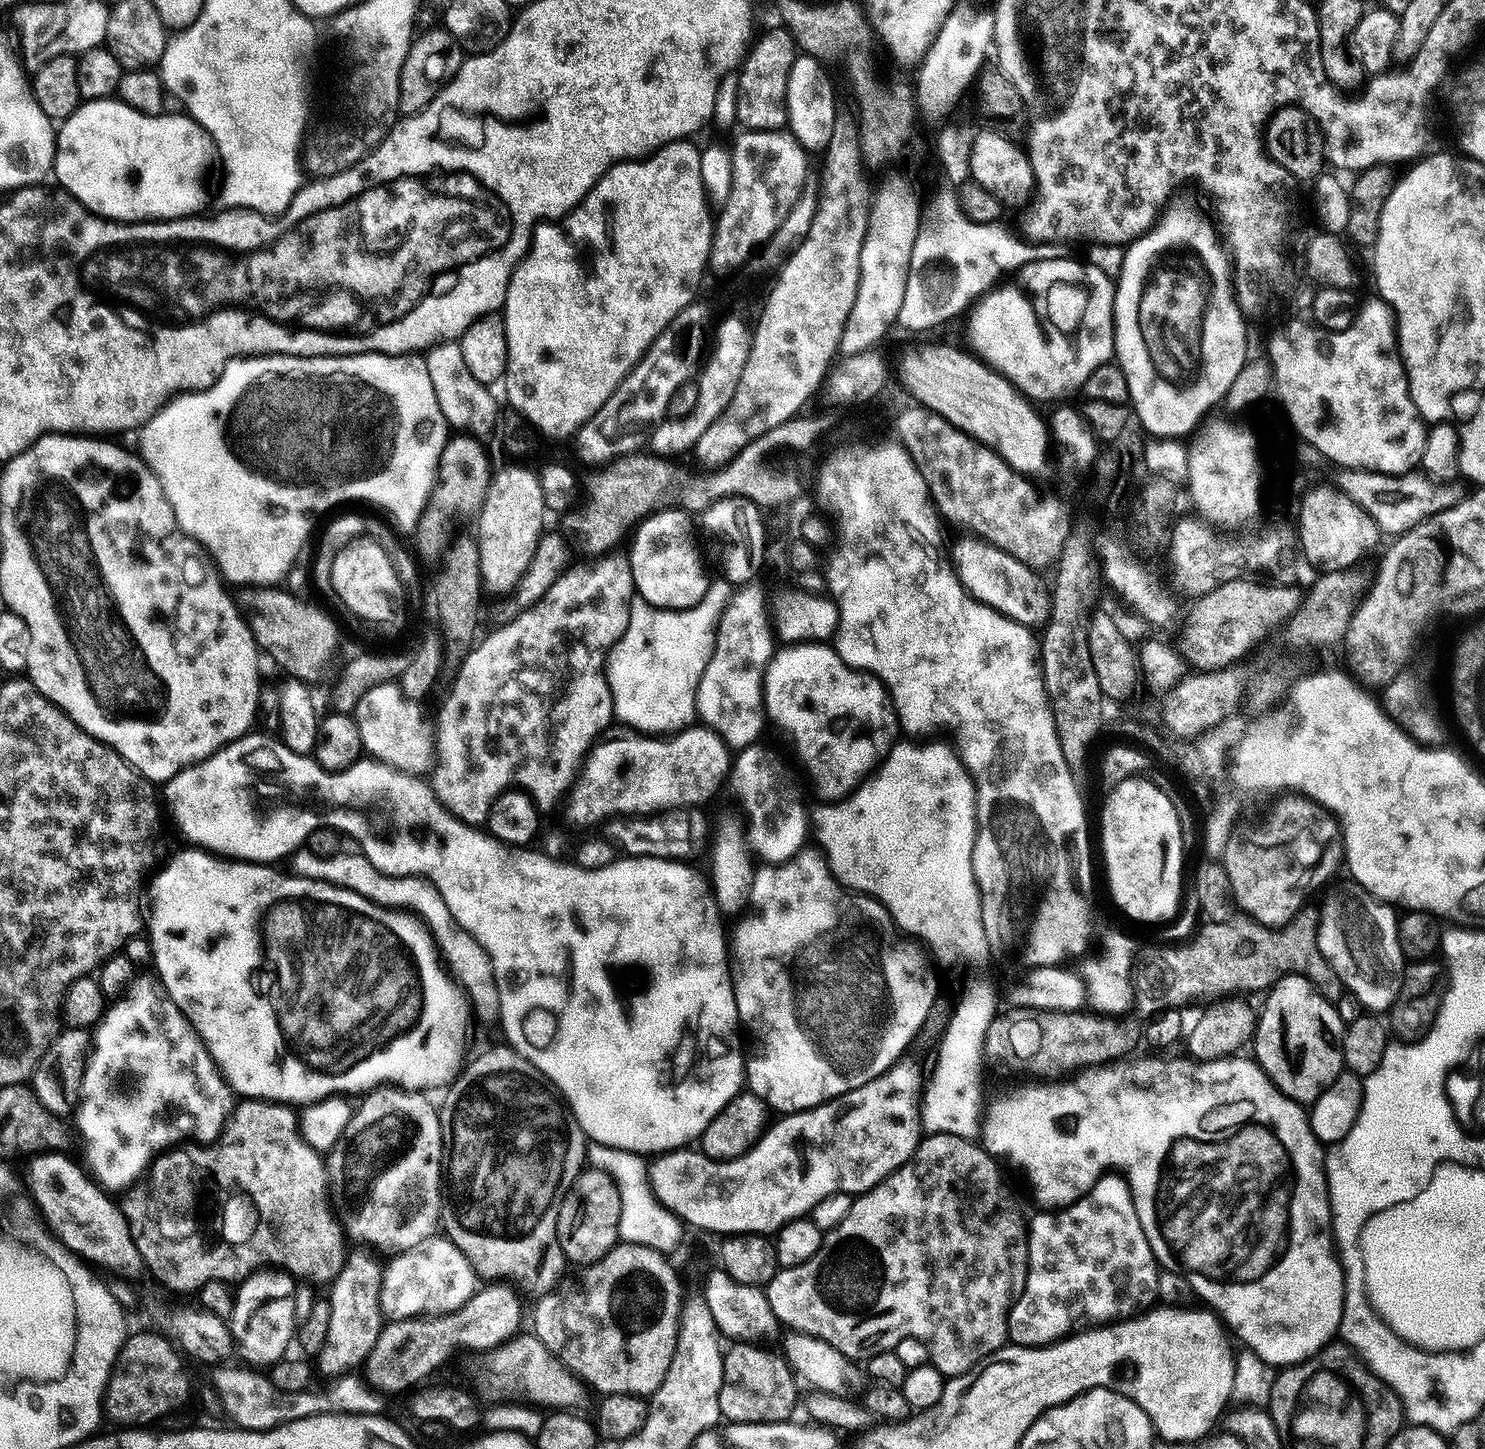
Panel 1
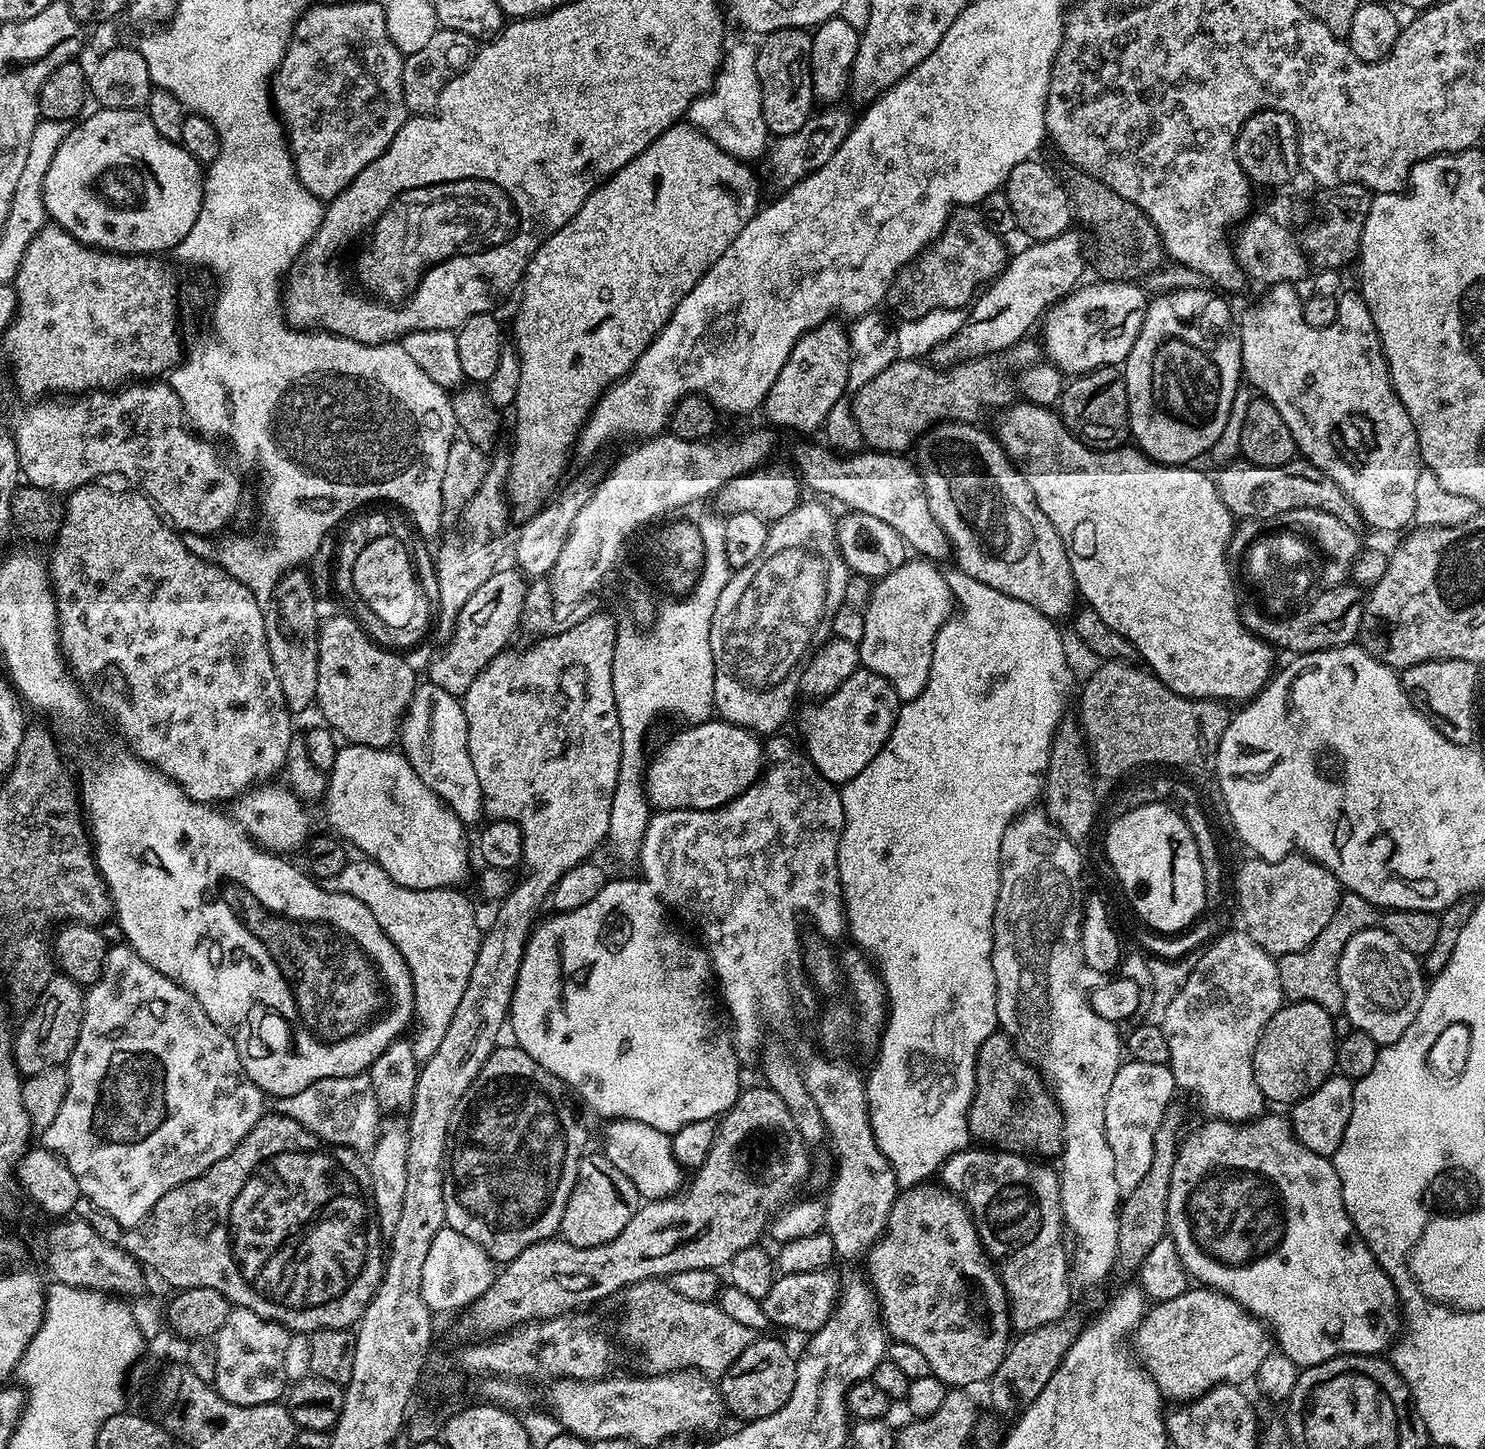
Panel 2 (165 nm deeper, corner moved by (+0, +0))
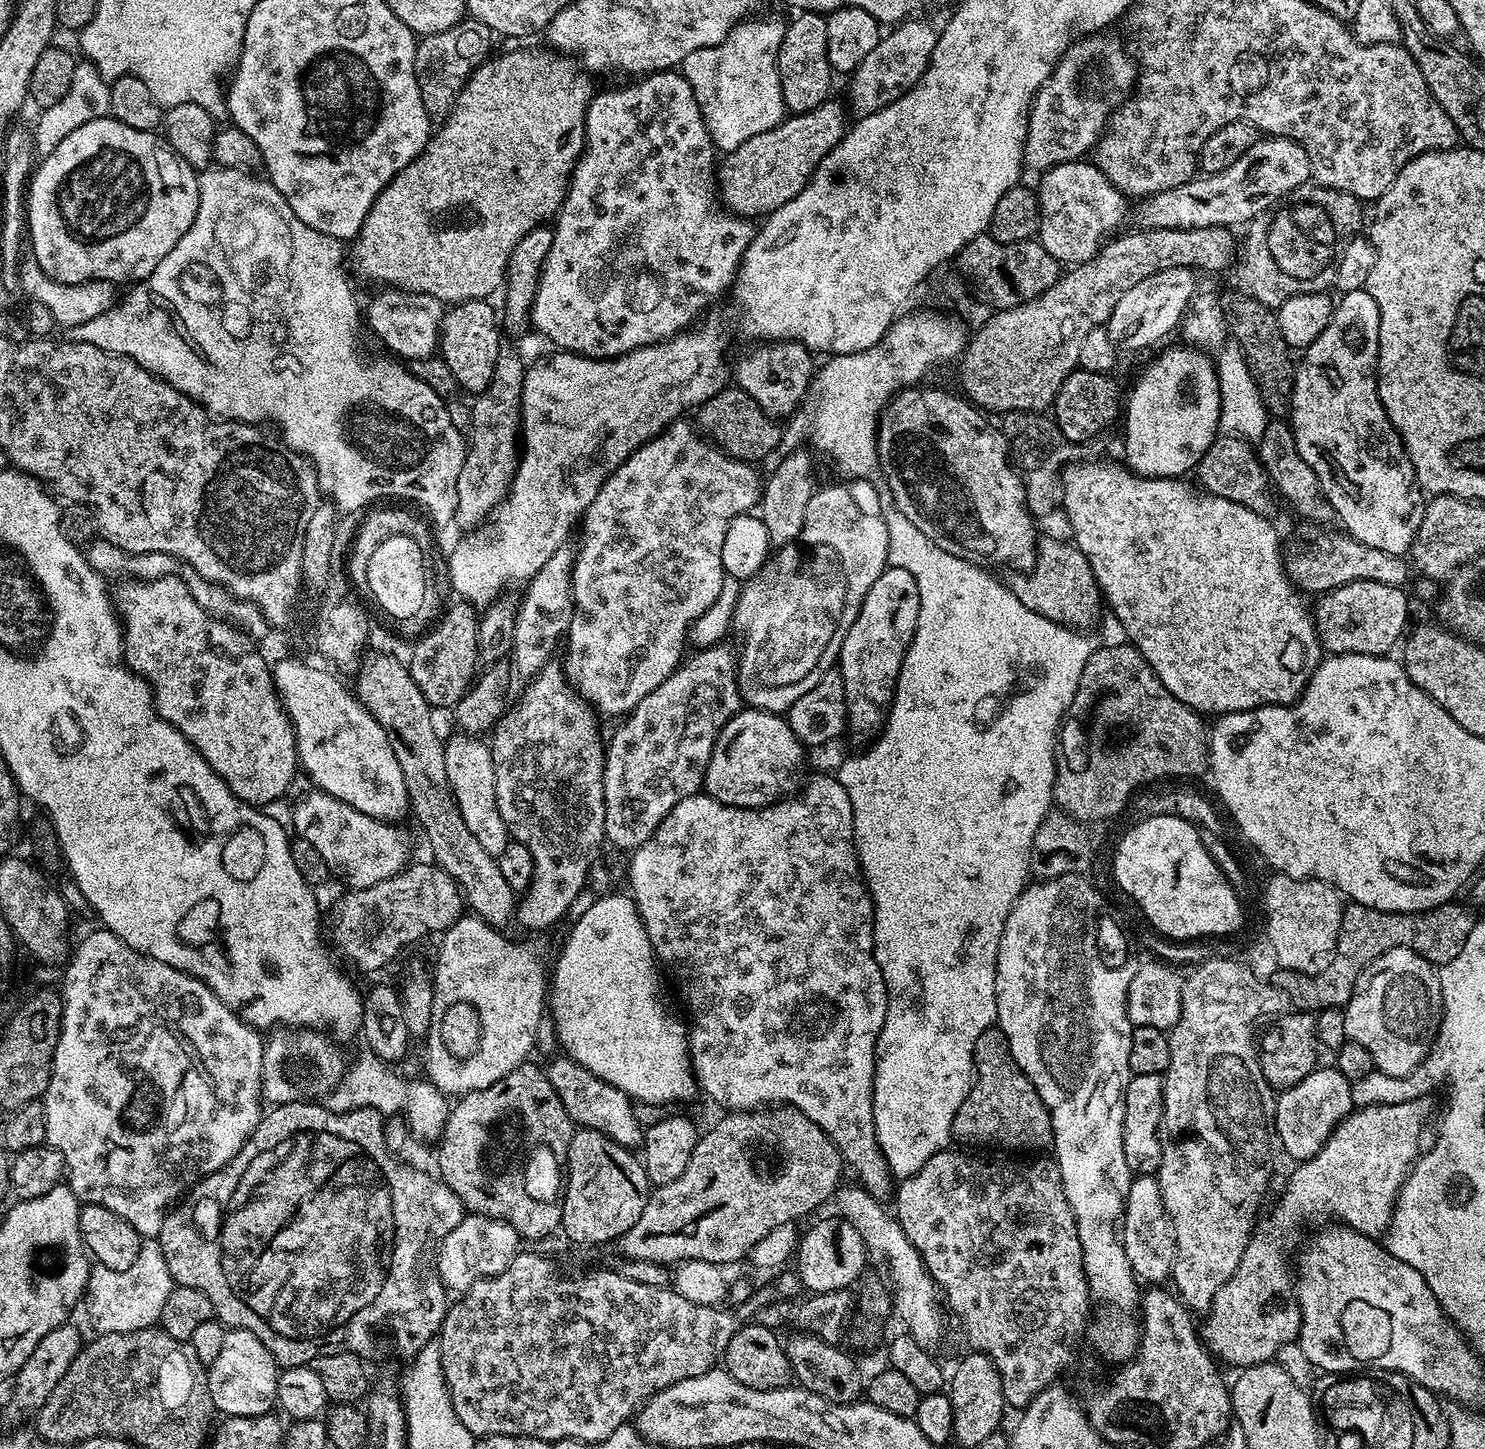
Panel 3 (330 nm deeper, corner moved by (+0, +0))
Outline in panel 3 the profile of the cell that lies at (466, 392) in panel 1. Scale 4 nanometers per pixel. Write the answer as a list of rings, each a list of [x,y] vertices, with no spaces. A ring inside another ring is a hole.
[[[389,287],[380,290],[376,297],[366,304],[366,324],[372,327],[376,336],[384,339],[384,344],[397,357],[405,361],[426,359],[437,351],[440,343],[440,325],[444,322],[445,305],[430,294],[421,292],[401,292],[400,289]]]

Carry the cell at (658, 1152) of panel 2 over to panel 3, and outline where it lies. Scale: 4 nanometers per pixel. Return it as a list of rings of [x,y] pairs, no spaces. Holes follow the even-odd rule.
[[[560,1054],[557,1060],[546,1064],[550,1086],[562,1098],[562,1106],[566,1106],[566,1114],[573,1125],[580,1128],[593,1128],[618,1142],[623,1148],[639,1149],[644,1143],[644,1128],[636,1117],[633,1101],[625,1092],[610,1086],[602,1078],[598,1078],[586,1066],[582,1066],[567,1054]]]

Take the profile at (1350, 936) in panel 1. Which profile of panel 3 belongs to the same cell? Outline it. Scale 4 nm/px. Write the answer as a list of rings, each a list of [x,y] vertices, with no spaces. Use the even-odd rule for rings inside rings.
[[[1390,950],[1365,966],[1343,1012],[1347,1039],[1370,1050],[1376,1071],[1408,1076],[1428,1057],[1440,1027],[1442,1005],[1437,969],[1410,950]]]

